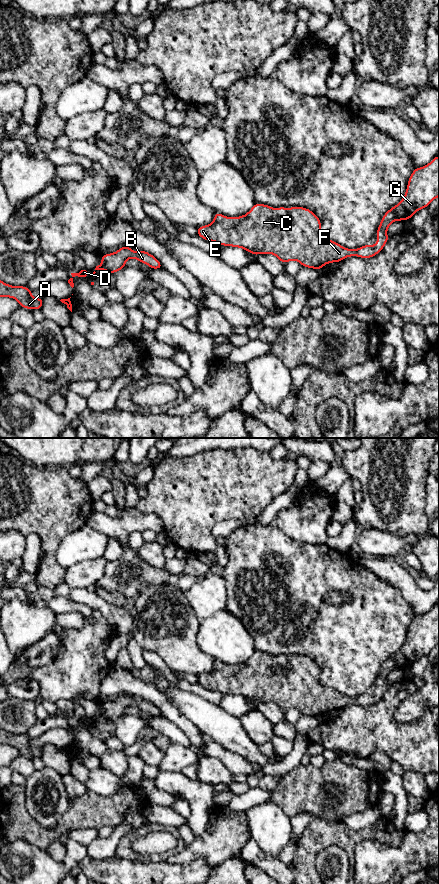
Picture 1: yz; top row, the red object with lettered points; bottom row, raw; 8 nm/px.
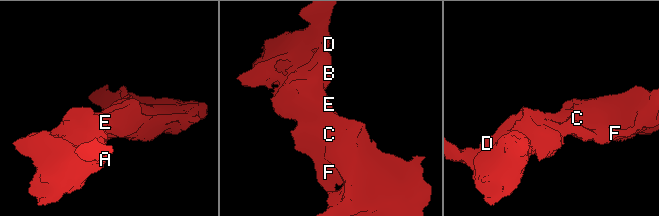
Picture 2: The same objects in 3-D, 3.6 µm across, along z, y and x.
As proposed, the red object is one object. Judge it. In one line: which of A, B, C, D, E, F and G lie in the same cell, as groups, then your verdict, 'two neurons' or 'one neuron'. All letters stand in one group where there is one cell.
A B C D E F G; one neuron

